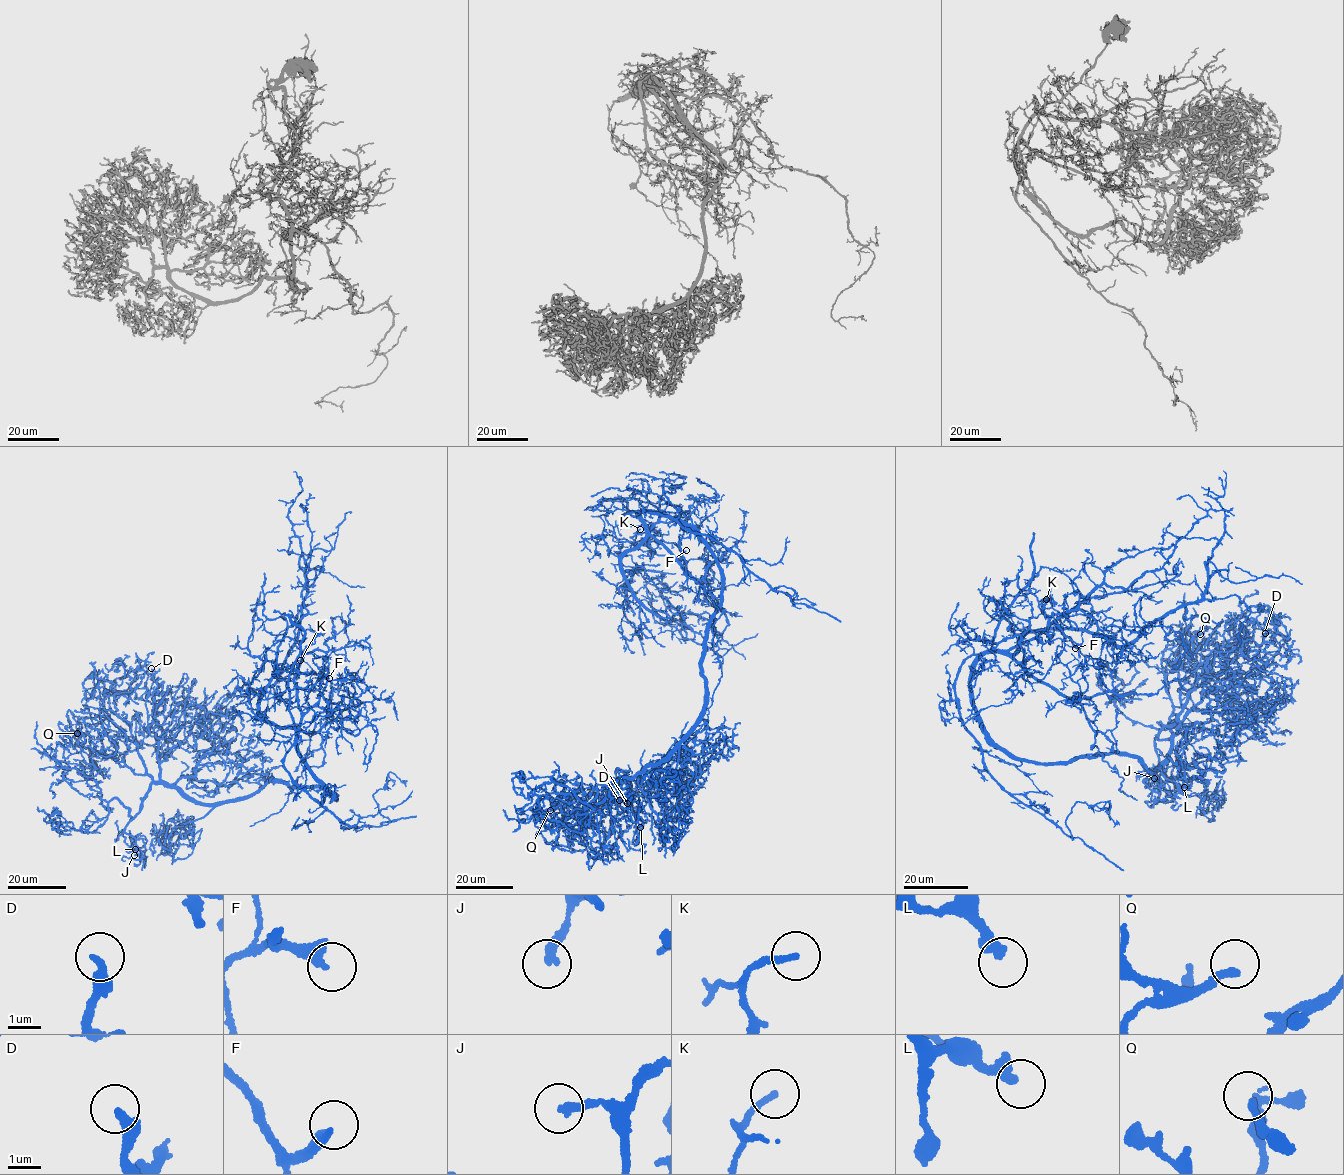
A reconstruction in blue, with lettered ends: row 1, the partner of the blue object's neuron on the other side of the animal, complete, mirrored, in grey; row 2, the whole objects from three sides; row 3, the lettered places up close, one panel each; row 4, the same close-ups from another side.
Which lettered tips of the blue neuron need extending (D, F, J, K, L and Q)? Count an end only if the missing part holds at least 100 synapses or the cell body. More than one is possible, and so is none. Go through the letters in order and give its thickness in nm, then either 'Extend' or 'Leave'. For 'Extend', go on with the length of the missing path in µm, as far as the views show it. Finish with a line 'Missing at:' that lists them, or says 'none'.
D: Thickness 340 nm. Leave
F: Thickness 360 nm. Leave
J: Thickness 260 nm. Leave
K: Thickness 180 nm. Leave
L: Thickness 360 nm. Extend. Missing length about 40 µm
Q: Thickness 240 nm. Leave
Missing at: L

